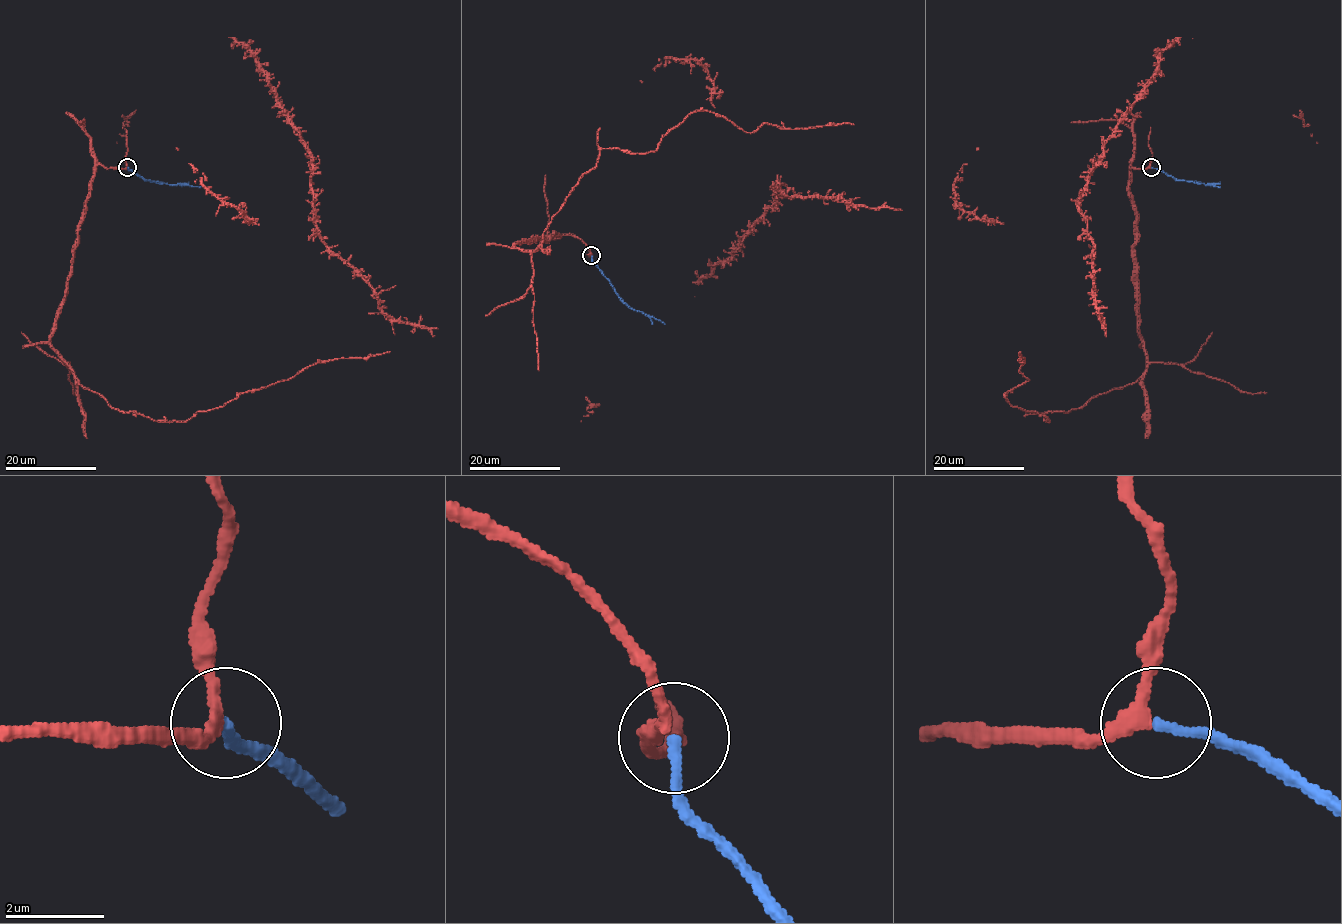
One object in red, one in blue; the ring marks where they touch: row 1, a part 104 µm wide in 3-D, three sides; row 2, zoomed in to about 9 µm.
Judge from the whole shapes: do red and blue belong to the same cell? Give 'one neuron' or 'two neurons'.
one neuron

